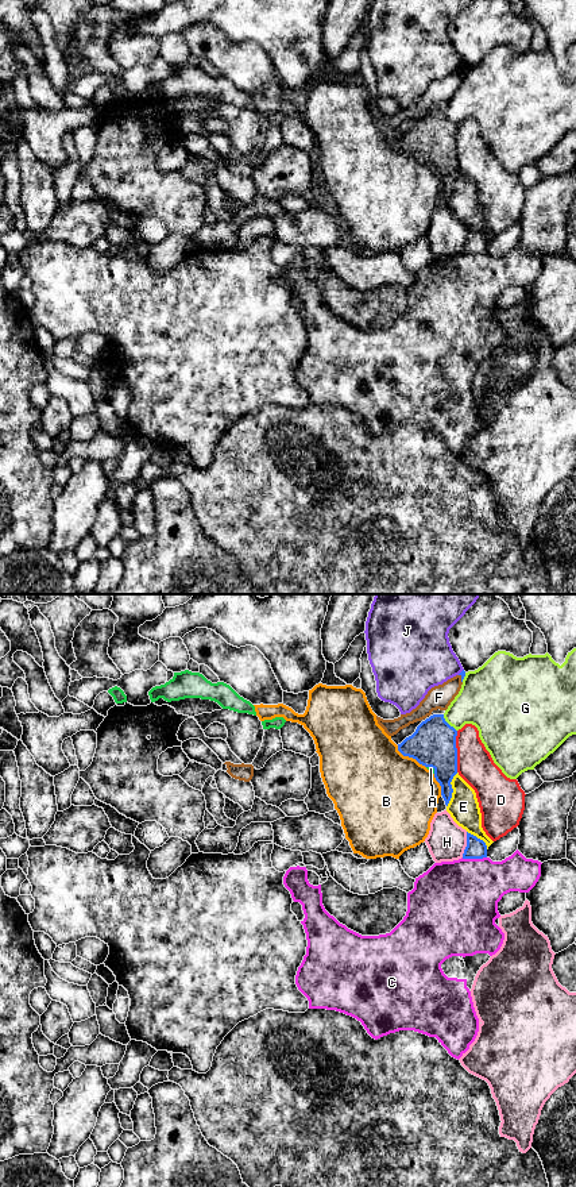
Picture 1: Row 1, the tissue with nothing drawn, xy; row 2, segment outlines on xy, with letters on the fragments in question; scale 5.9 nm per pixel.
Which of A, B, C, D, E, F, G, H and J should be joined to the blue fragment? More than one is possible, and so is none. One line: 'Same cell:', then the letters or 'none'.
Same cell: A

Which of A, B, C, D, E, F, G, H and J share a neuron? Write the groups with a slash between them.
A / B / C / D / E / F / G / H / J

